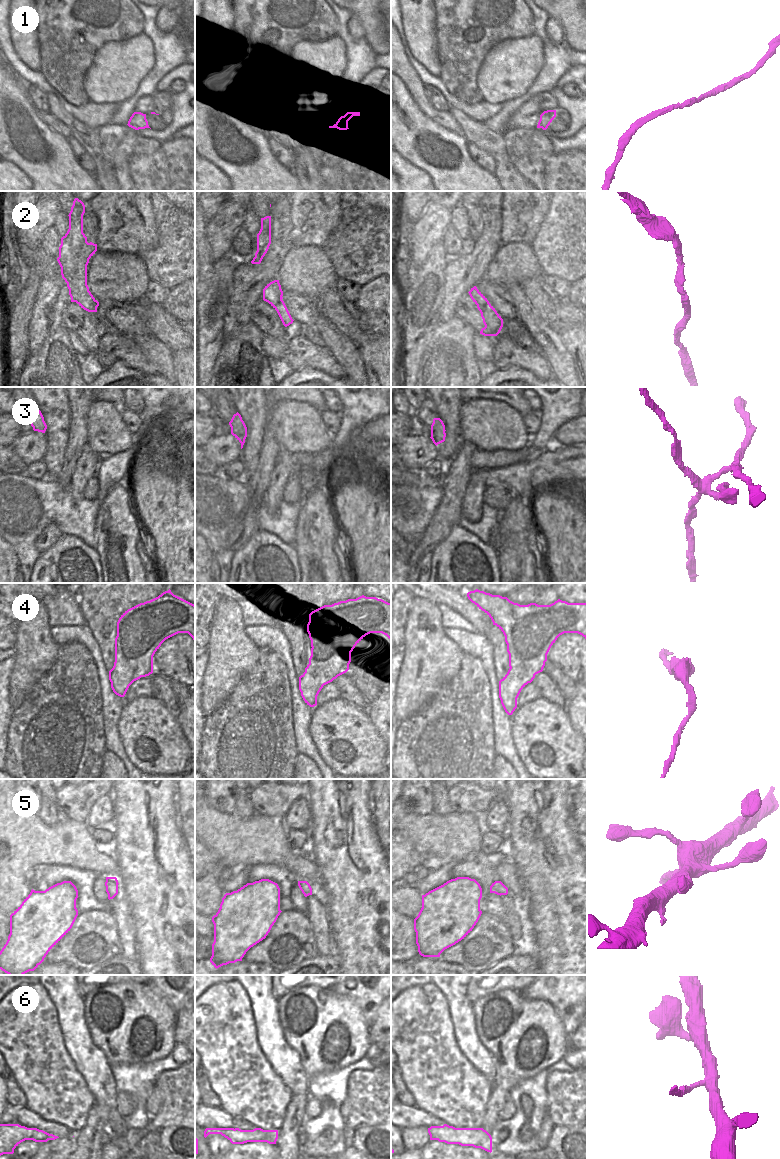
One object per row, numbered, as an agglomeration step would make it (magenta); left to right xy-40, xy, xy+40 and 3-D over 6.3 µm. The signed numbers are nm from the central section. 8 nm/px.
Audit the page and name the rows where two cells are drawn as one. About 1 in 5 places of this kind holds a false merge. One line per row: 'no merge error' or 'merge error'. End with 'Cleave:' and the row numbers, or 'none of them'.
1: no merge error
2: no merge error
3: merge error
4: merge error
5: no merge error
6: merge error
Cleave: 3, 4, 6

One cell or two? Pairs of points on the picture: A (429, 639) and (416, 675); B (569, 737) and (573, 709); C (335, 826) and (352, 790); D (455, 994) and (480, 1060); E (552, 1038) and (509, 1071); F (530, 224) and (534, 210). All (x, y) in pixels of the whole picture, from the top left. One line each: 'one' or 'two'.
A: one
B: two
C: one
D: one
E: one
F: one

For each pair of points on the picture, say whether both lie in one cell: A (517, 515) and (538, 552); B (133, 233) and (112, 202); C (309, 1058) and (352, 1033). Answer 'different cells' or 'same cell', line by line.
A: different cells
B: same cell
C: same cell

